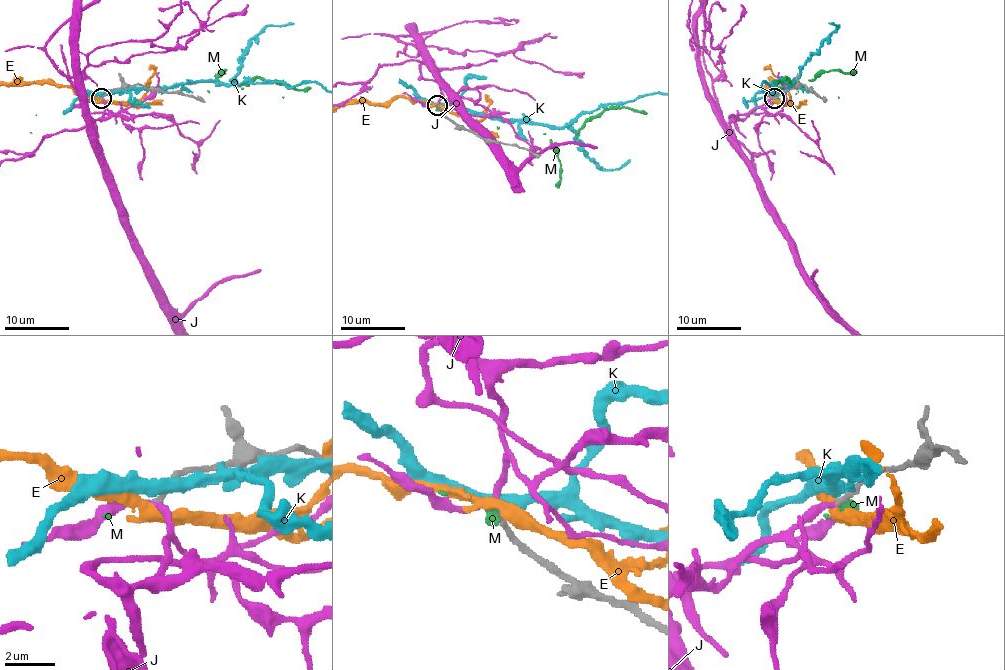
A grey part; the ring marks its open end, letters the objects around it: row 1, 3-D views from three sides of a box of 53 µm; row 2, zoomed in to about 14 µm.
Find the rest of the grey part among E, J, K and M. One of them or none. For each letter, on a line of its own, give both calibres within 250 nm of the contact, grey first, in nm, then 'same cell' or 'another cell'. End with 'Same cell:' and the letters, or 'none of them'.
E: 260 nm thick on the grey side, 320 nm on the other; another cell
J: 280 nm thick on the grey side, 200 nm on the other; same cell
K: 320 nm thick on the grey side, 480 nm on the other; another cell
M: 280 nm thick on the grey side, 400 nm on the other; another cell
Same cell: J

